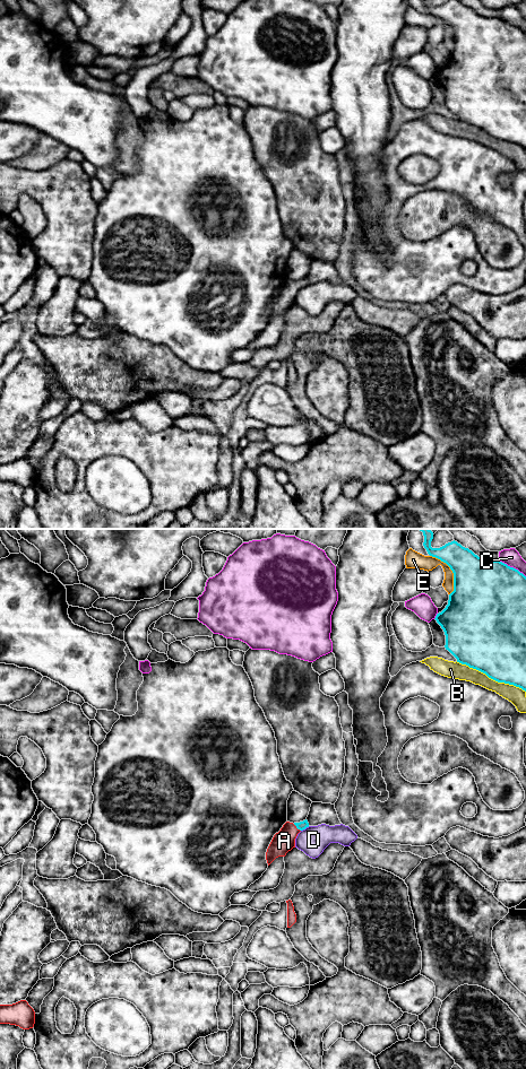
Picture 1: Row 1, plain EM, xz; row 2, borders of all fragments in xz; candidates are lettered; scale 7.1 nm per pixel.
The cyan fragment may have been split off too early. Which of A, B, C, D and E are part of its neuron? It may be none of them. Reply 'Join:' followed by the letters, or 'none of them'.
Join: A

